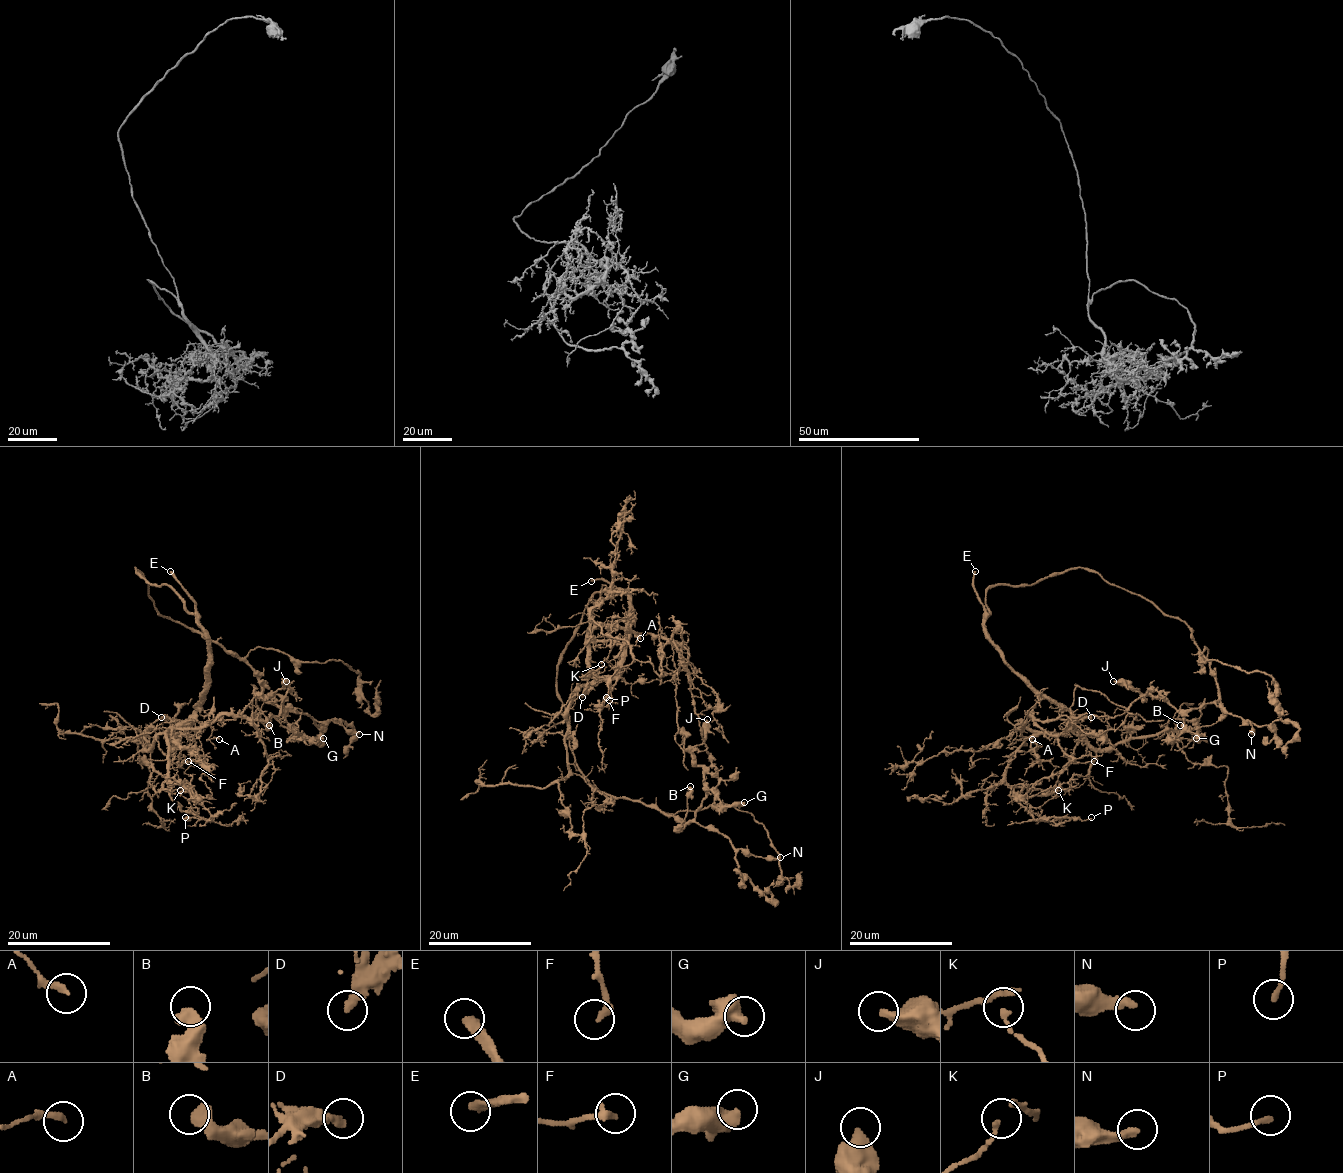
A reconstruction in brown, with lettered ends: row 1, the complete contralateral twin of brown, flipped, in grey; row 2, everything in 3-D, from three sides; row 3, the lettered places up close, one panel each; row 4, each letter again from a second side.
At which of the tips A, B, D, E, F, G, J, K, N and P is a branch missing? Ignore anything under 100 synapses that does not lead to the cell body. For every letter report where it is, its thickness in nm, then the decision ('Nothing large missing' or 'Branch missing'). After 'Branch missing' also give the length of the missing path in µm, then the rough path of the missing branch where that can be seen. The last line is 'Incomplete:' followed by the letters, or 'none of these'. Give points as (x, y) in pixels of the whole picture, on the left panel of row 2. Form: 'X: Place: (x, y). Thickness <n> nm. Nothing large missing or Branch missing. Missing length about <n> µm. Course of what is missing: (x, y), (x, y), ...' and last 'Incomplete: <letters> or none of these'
A: Place: (219, 739). Thickness 280 nm. Nothing large missing
B: Place: (269, 725). Thickness 650 nm. Nothing large missing
D: Place: (161, 717). Thickness 380 nm. Nothing large missing
E: Place: (170, 571). Thickness 360 nm. Branch missing. Missing length about 200 µm
F: Place: (188, 761). Thickness 280 nm. Nothing large missing
G: Place: (323, 738). Thickness 600 nm. Nothing large missing
J: Place: (286, 681). Thickness 440 nm. Nothing large missing
K: Place: (180, 790). Thickness 140 nm. Nothing large missing
N: Place: (359, 734). Thickness 360 nm. Nothing large missing
P: Place: (185, 817). Thickness 190 nm. Nothing large missing
Incomplete: E

